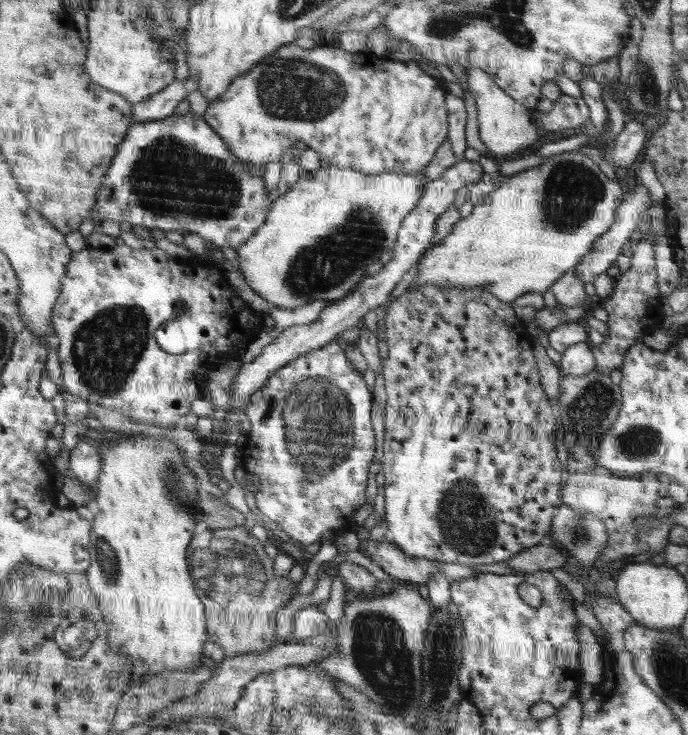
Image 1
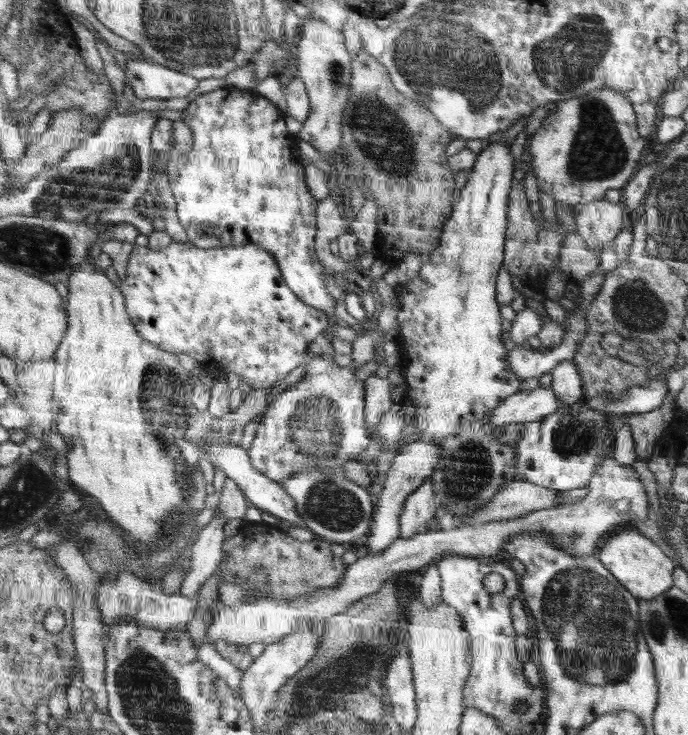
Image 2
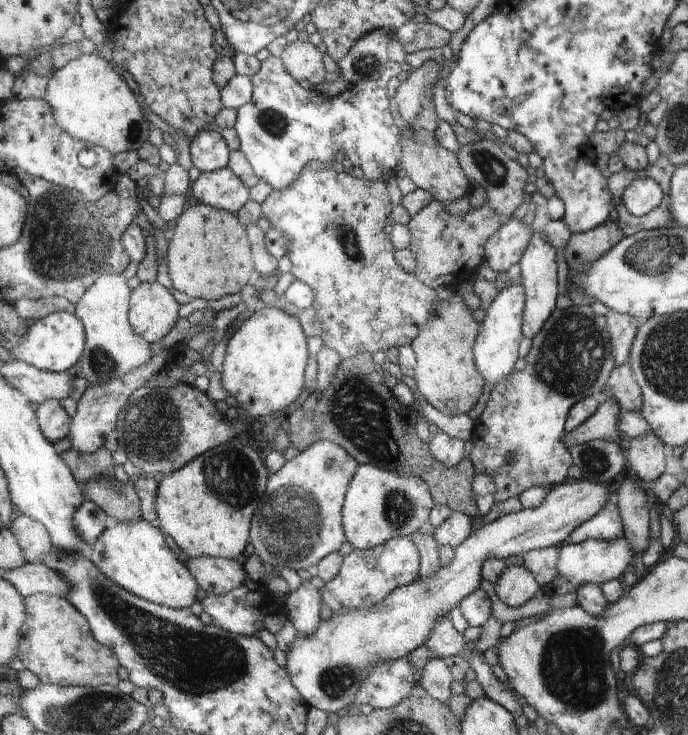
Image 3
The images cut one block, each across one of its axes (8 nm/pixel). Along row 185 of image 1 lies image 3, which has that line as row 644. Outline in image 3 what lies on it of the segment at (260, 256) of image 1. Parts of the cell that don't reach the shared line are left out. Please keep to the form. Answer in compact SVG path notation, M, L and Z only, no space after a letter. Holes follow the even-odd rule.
M572 479L569 482L564 482L563 485L557 485L556 487L549 488L547 492L548 495L546 498L544 498L542 505L538 506L538 508L520 510L520 512L516 512L516 514L501 514L501 516L497 520L494 520L494 522L490 522L490 524L486 524L486 526L482 525L482 528L476 528L476 530L474 530L472 534L470 534L468 538L464 540L462 545L459 545L456 549L453 550L454 557L449 565L438 567L432 575L426 577L421 576L411 585L396 589L382 603L378 603L374 607L370 607L368 609L348 609L345 610L344 613L334 613L330 620L326 622L321 620L320 627L313 636L297 636L297 640L295 641L294 646L292 646L290 653L288 654L286 668L291 674L291 682L296 688L298 688L300 695L302 695L303 698L307 700L309 706L322 710L326 714L330 712L338 712L338 710L342 710L342 708L346 708L346 706L350 708L350 704L354 702L354 696L357 696L361 686L364 685L364 682L368 679L371 671L377 665L380 665L381 663L388 663L400 659L401 657L406 657L414 650L419 649L420 646L425 645L431 639L431 635L434 633L435 627L438 625L438 623L445 617L450 617L450 612L455 607L458 607L461 601L466 600L469 595L472 595L477 589L479 589L483 580L482 571L485 561L488 561L490 558L501 559L504 561L511 556L523 555L524 553L528 553L533 549L562 546L564 543L567 543L567 539L571 537L572 532L576 530L576 528L583 525L585 521L592 519L597 513L600 512L600 510L604 510L604 506L606 506L606 504L608 504L608 500L610 500L610 495L607 494L607 491L608 485L604 486L593 484L582 479Z

